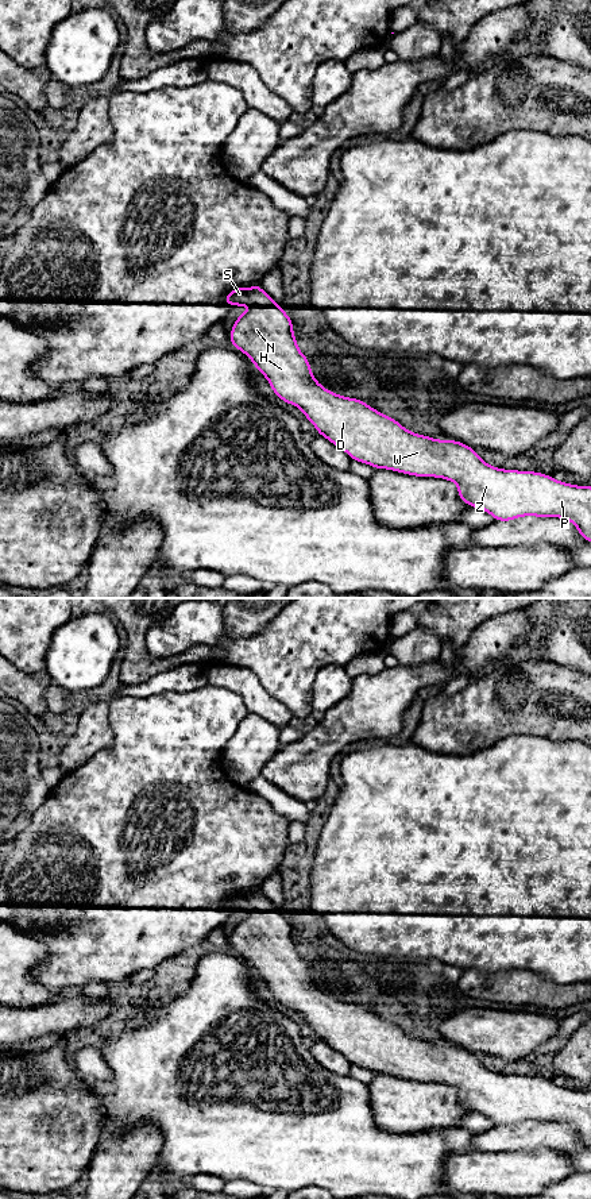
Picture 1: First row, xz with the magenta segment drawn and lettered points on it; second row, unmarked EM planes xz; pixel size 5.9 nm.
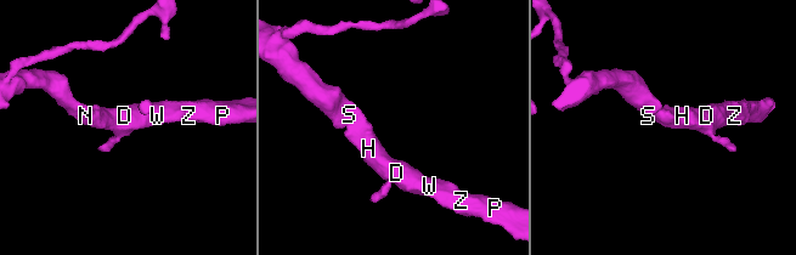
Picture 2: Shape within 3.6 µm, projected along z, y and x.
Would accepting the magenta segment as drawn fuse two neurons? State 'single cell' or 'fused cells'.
single cell

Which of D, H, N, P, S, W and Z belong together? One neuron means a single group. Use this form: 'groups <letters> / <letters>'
groups D H N P S W Z

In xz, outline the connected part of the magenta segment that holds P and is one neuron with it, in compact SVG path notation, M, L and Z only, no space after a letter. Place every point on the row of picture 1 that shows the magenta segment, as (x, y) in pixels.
M259 286L248 289L236 288L223 298L232 308L250 305L252 309L242 313L229 334L236 350L243 351L255 367L266 377L273 392L282 401L298 406L305 417L316 427L318 435L345 451L352 460L367 463L374 469L387 469L414 477L434 477L452 481L457 485L459 498L468 506L490 513L498 521L510 521L517 517L560 517L569 520L583 539L591 543L591 486L576 486L560 482L546 474L536 471L518 471L497 469L487 464L475 451L457 440L440 440L422 436L403 428L397 420L389 417L358 398L339 396L320 385L312 374L308 358L300 351L293 334L290 316Z

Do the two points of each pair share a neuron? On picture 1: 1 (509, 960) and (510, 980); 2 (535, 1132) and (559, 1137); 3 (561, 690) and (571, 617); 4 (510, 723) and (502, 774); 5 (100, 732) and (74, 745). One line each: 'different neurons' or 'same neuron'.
1: different neurons
2: same neuron
3: different neurons
4: different neurons
5: same neuron

